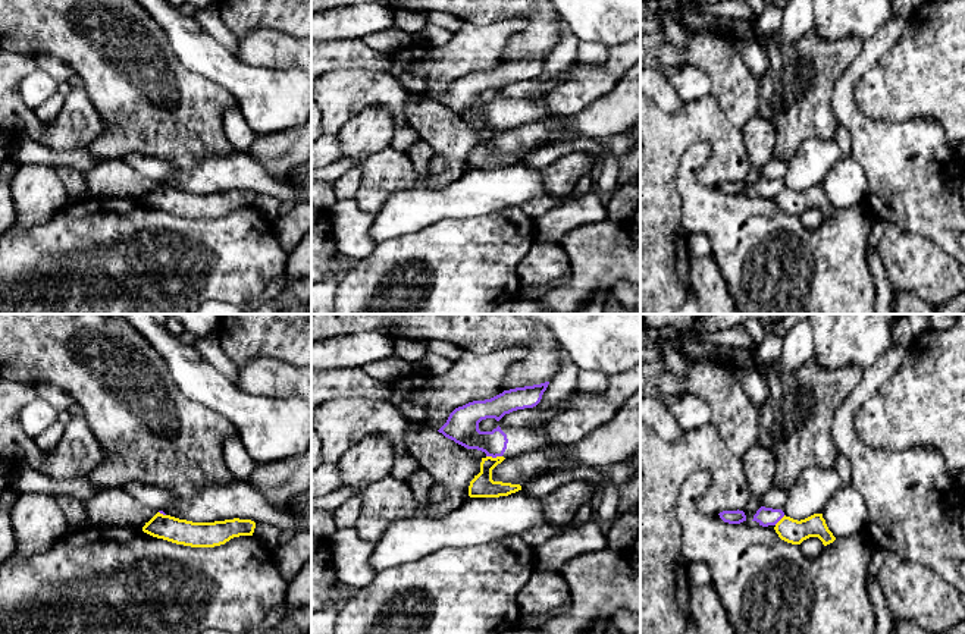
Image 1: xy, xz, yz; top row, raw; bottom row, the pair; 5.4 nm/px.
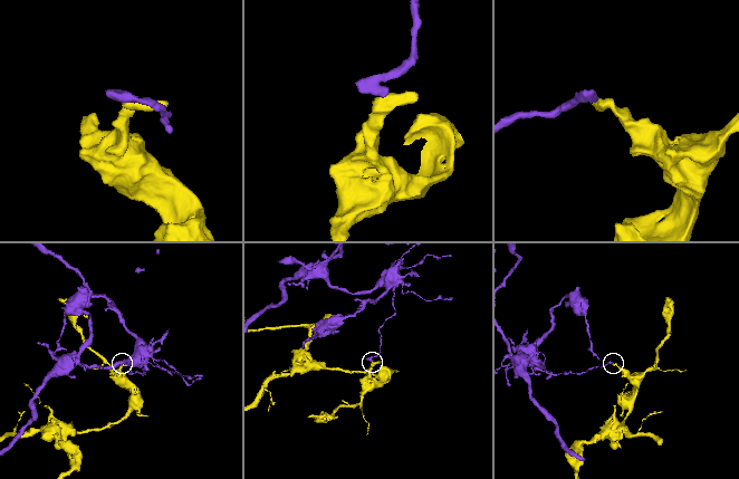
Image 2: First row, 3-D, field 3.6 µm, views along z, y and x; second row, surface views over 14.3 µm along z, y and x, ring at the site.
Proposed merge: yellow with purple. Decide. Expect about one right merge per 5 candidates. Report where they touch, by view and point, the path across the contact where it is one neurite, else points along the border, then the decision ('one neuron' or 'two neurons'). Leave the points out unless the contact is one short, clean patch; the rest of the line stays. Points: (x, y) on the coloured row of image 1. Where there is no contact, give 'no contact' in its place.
meets yellow in xz at (494, 458); border along xz (486, 455), (501, 457); two neurons

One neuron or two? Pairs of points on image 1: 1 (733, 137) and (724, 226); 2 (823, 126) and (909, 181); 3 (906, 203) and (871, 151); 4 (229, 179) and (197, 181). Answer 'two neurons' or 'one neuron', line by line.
1: two neurons
2: two neurons
3: one neuron
4: one neuron

